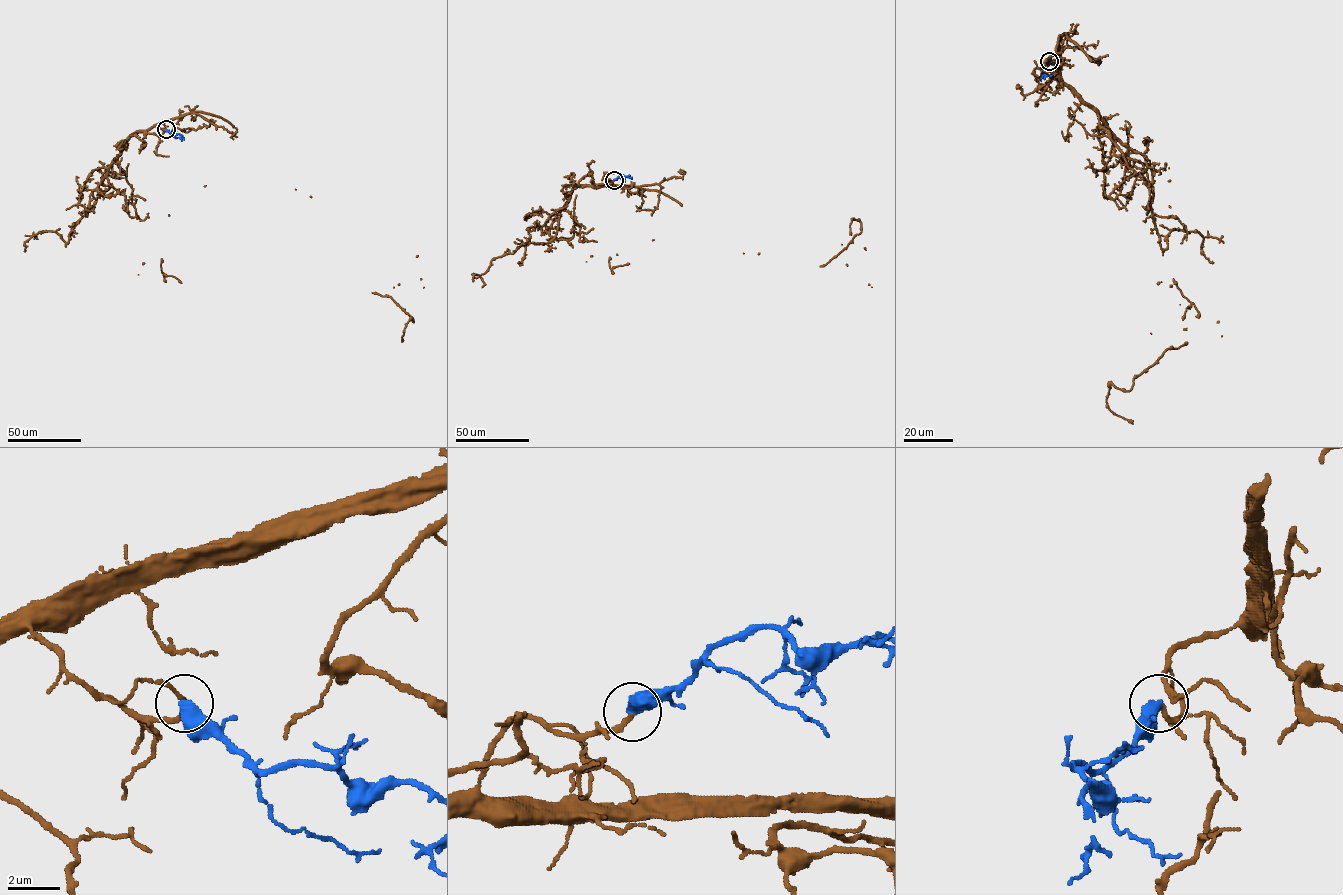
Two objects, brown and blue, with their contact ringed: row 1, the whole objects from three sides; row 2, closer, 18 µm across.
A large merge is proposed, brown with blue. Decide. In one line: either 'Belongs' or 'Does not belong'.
Belongs

